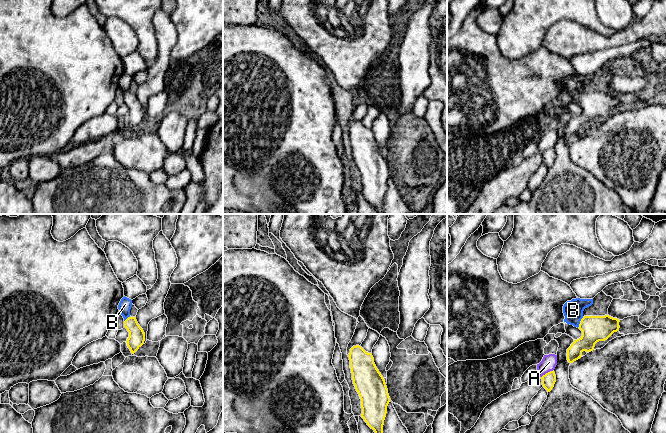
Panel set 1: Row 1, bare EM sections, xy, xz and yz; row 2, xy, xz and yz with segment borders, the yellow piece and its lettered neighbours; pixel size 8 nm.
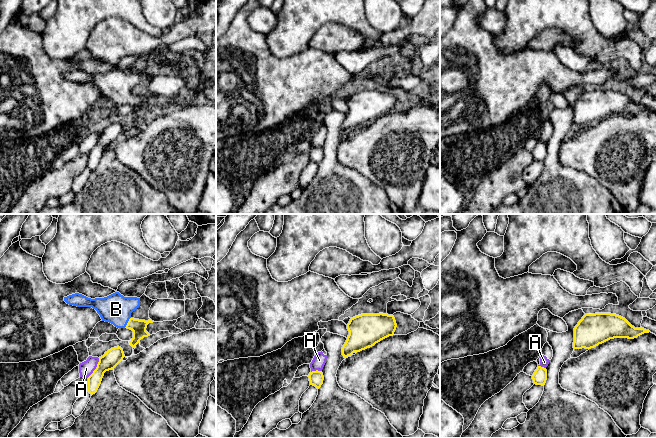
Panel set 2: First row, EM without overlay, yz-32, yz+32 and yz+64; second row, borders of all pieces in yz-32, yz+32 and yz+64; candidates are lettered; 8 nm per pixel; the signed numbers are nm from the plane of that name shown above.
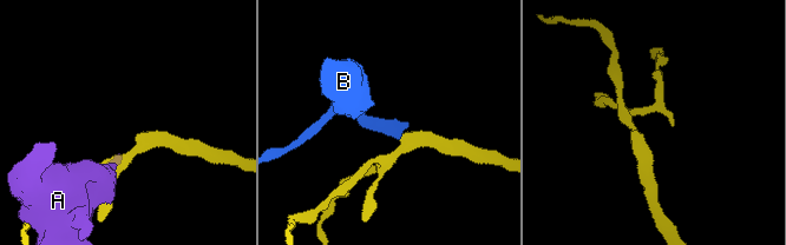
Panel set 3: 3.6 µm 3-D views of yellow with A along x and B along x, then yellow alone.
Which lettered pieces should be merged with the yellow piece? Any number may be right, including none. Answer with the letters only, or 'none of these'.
B

